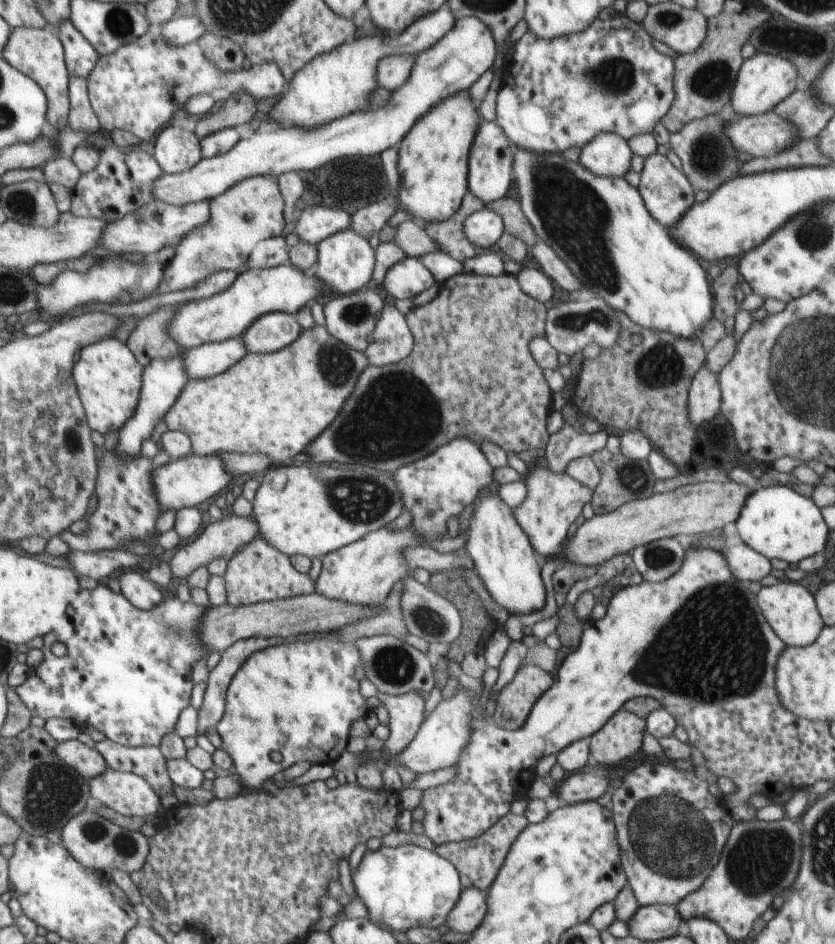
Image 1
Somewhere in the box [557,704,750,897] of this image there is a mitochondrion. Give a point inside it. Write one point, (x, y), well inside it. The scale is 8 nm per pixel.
(671, 840)

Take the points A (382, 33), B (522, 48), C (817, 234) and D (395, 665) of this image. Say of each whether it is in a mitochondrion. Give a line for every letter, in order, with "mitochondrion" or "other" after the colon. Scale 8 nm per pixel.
A: other
B: other
C: mitochondrion
D: mitochondrion

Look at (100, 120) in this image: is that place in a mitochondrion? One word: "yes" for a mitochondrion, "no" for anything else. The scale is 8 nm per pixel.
no

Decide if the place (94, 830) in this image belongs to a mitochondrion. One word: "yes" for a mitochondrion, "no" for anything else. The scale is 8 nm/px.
yes

